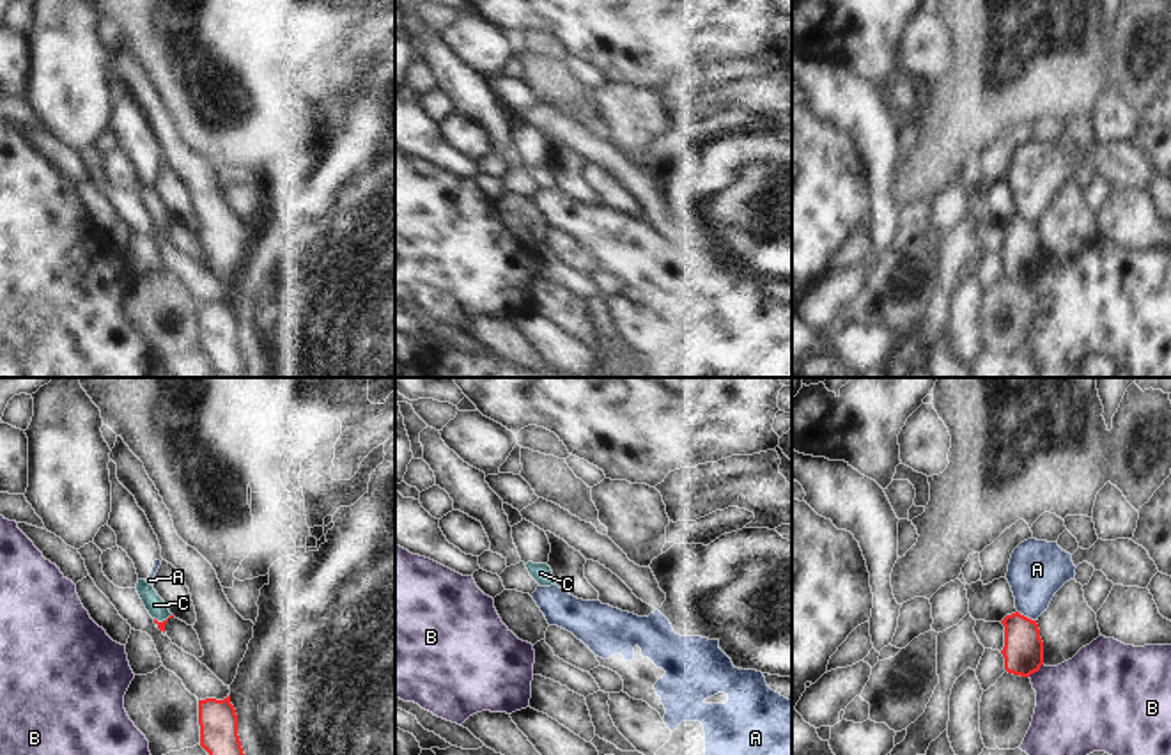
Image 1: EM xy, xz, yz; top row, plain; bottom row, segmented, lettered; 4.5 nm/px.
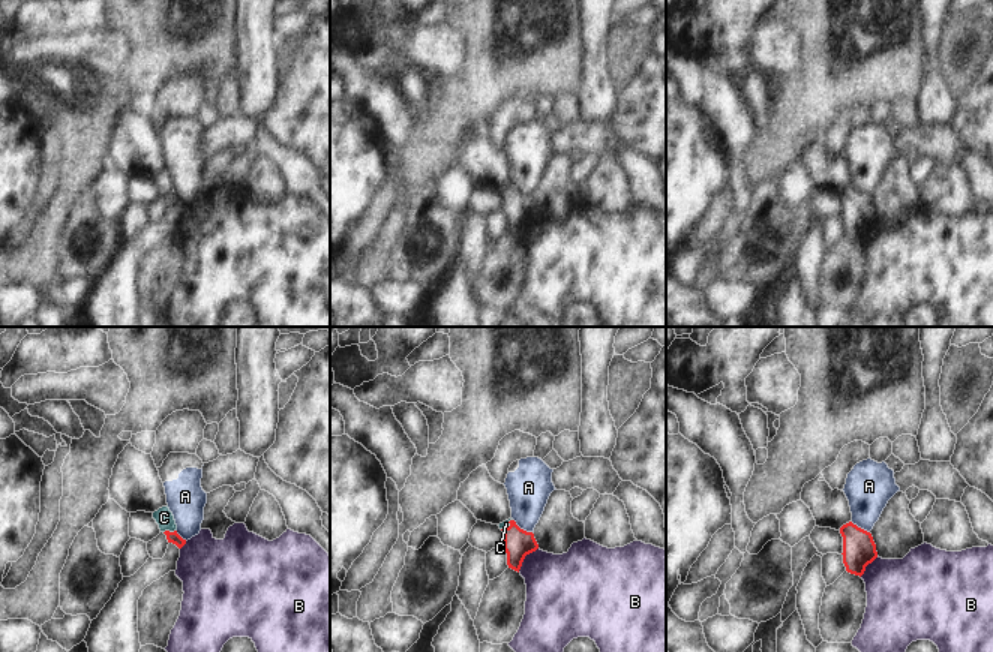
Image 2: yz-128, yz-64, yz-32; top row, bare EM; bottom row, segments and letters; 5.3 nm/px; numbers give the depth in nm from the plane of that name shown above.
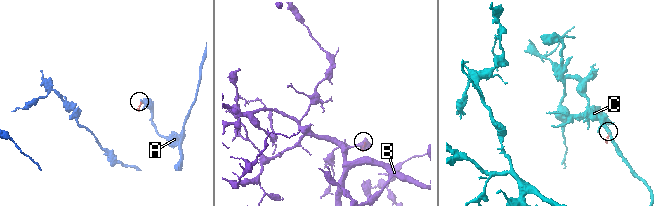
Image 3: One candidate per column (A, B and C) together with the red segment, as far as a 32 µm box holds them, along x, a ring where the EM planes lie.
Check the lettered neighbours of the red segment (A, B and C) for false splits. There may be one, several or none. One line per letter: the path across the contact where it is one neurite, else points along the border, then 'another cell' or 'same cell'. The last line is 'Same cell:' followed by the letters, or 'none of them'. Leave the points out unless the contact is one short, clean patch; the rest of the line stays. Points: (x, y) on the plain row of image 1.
A: another cell
B: another cell
C: same cell
Same cell: C

